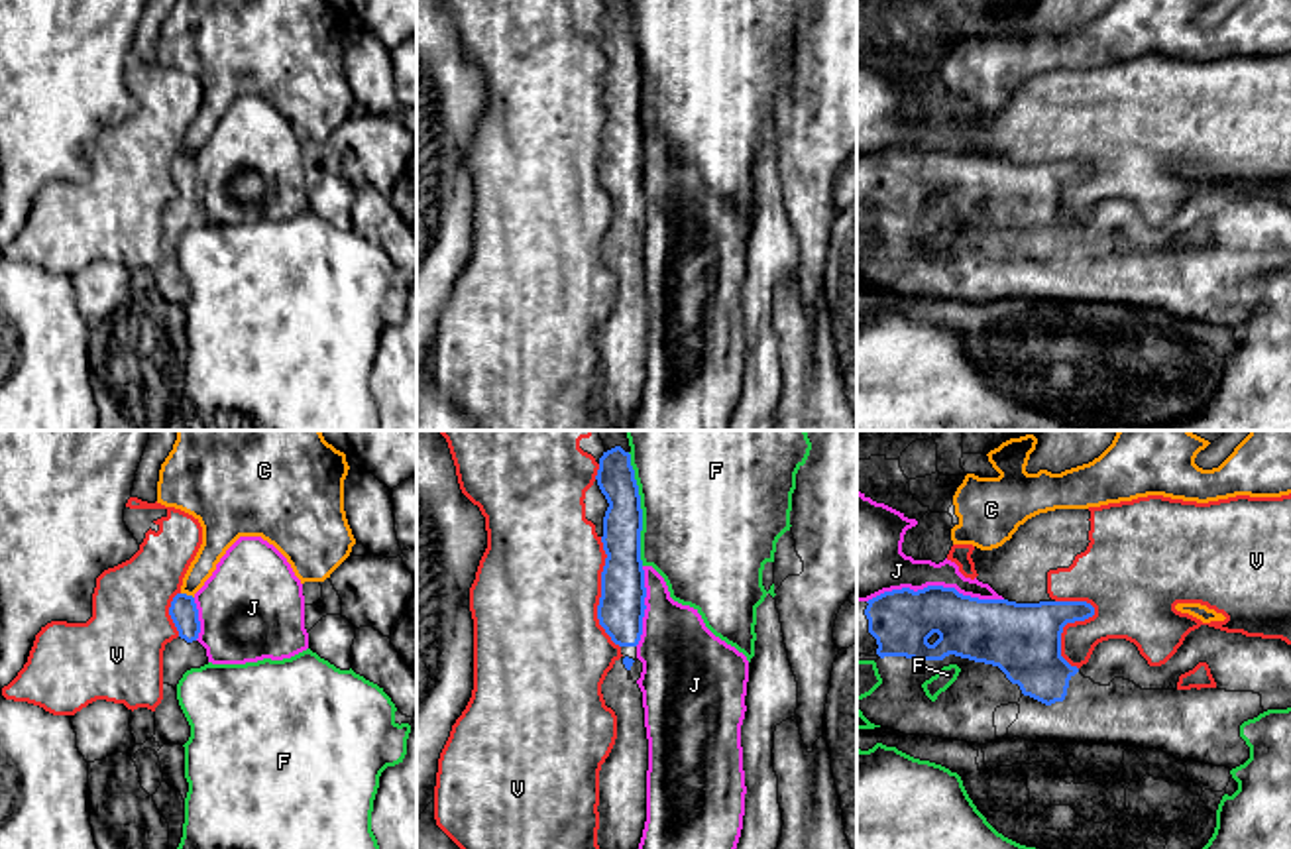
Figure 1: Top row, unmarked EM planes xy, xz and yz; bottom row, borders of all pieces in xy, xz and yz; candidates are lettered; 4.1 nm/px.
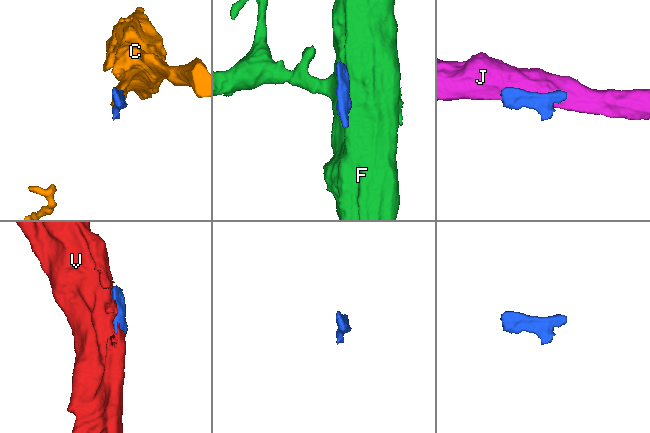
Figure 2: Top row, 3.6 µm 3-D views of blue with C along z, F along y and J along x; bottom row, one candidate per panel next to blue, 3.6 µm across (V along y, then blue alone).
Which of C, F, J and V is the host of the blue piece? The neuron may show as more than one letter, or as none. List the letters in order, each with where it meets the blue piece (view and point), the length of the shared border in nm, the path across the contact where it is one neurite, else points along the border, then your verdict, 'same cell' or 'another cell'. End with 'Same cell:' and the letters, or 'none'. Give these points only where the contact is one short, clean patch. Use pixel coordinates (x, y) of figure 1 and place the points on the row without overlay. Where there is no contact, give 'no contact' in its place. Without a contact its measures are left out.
C: contact xy (185, 154); length 60 nm; border xy (181, 152), (193, 158); another cell
F: contact xz (641, 69); length 460 nm; another cell
J: contact yz (934, 146); length 550 nm; another cell
V: contact yz (1077, 179); length 300 nm; another cell
Same cell: none

